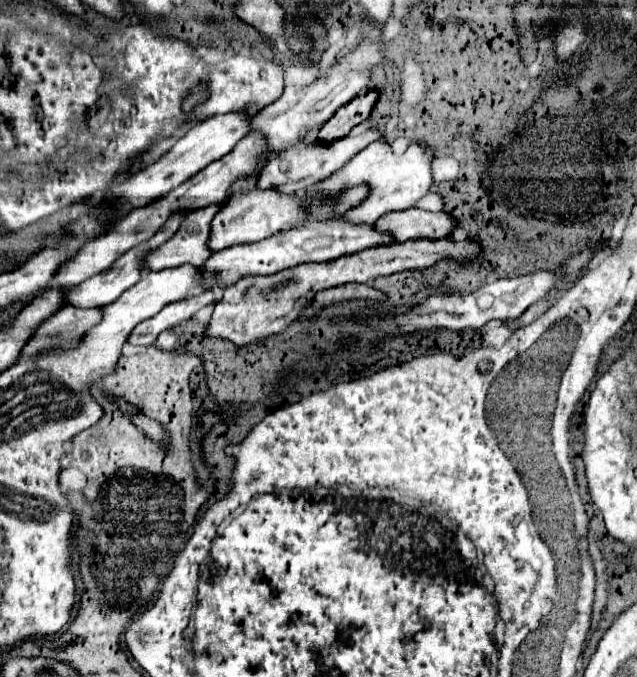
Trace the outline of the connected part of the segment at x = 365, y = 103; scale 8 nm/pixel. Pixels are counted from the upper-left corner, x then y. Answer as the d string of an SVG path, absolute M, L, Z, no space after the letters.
M370 90L368 94L364 96L356 96L350 104L342 106L318 132L318 142L332 142L336 138L342 138L346 136L354 126L358 126L360 122L364 122L374 104L378 100L378 92L376 90Z

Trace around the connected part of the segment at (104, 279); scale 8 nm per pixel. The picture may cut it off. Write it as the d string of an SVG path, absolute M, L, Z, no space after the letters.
M184 212L184 214L174 214L174 216L166 222L164 230L160 230L160 234L156 234L156 236L152 236L148 242L144 242L144 244L140 244L140 246L128 250L128 252L126 252L124 256L120 256L108 270L104 270L104 272L96 274L94 278L82 282L80 286L74 286L74 288L68 292L68 298L64 298L64 304L76 306L76 308L100 308L100 306L112 304L122 292L126 292L130 286L134 286L134 284L140 280L140 276L142 276L142 272L144 272L144 266L142 266L142 264L144 264L146 254L148 254L150 250L158 248L160 244L164 244L164 242L178 230L178 226L180 226L180 222L184 220L184 216L186 216L186 212Z

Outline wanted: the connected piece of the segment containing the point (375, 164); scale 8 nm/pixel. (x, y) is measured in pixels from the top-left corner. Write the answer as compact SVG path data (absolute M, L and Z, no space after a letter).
M372 142L364 150L360 150L360 154L356 154L352 158L352 162L348 162L344 168L340 168L338 172L328 176L326 180L318 182L312 188L312 192L320 200L330 200L330 198L336 198L342 190L348 190L348 188L360 186L360 184L368 184L370 198L360 202L360 206L354 206L352 210L346 210L344 214L336 214L336 216L330 216L330 218L340 218L340 220L350 222L350 224L374 224L386 212L412 208L422 196L426 196L430 192L430 186L432 186L432 170L430 170L432 154L426 152L426 148L428 146L424 146L424 144L410 144L408 150L402 156L396 156L392 152L390 144Z

